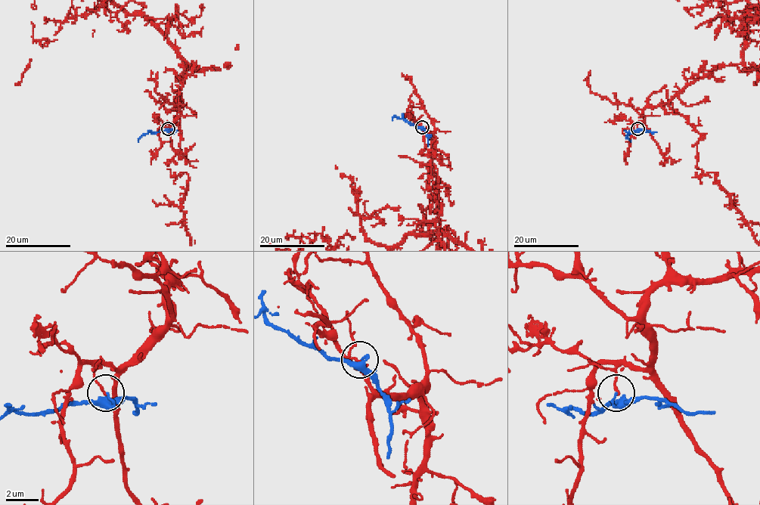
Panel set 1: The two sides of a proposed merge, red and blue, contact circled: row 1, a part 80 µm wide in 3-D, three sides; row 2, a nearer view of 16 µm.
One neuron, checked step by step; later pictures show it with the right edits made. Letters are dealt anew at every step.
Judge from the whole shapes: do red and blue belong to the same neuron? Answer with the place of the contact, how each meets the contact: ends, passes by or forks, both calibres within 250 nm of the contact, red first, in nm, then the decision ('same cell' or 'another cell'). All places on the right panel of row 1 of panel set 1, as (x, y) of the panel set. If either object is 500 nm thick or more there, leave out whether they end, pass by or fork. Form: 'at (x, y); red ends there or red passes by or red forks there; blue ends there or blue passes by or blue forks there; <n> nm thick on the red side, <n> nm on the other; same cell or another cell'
at (637, 128); red ends there; blue ends there; 150 nm thick on the red side, 110 nm on the other; another cell

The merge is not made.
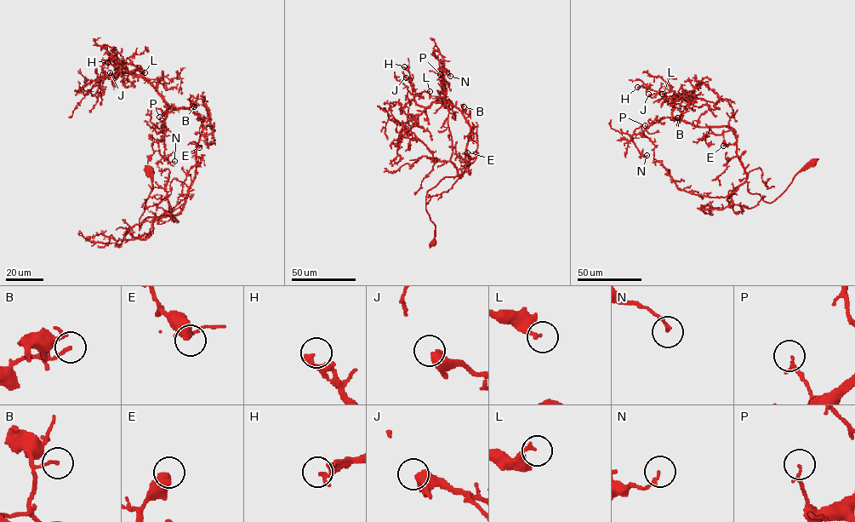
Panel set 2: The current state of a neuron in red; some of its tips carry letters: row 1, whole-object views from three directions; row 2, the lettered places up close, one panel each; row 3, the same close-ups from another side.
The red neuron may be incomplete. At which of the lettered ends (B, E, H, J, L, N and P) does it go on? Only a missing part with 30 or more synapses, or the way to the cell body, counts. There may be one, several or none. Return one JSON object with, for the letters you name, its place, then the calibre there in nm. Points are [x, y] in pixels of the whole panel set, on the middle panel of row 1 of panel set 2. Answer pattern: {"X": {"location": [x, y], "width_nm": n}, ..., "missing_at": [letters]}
{"missing_at": []}

